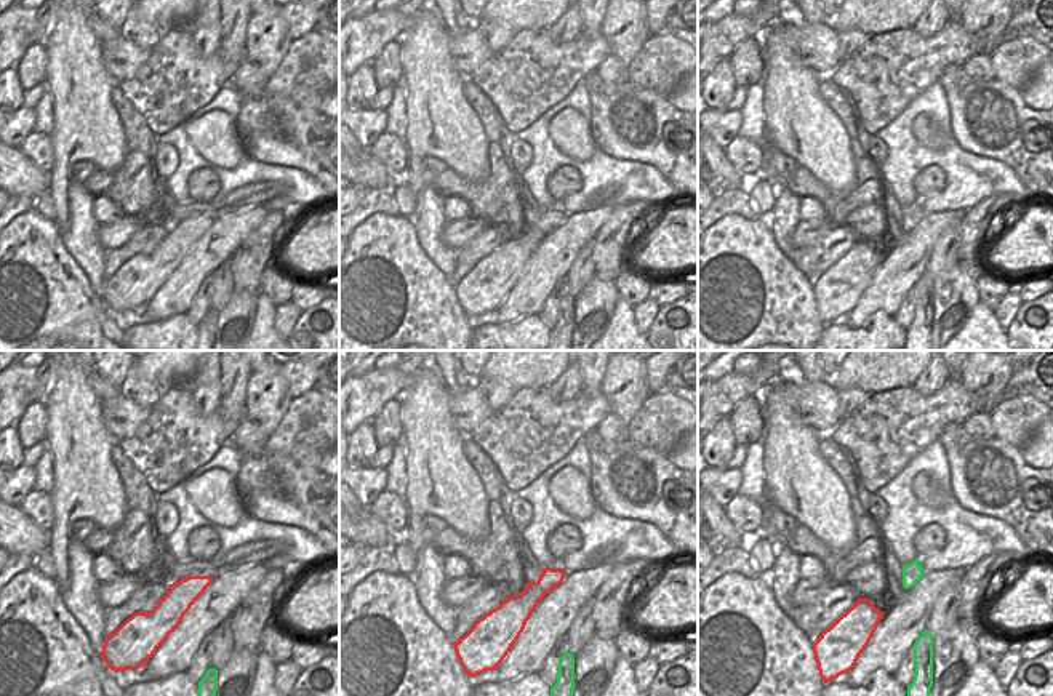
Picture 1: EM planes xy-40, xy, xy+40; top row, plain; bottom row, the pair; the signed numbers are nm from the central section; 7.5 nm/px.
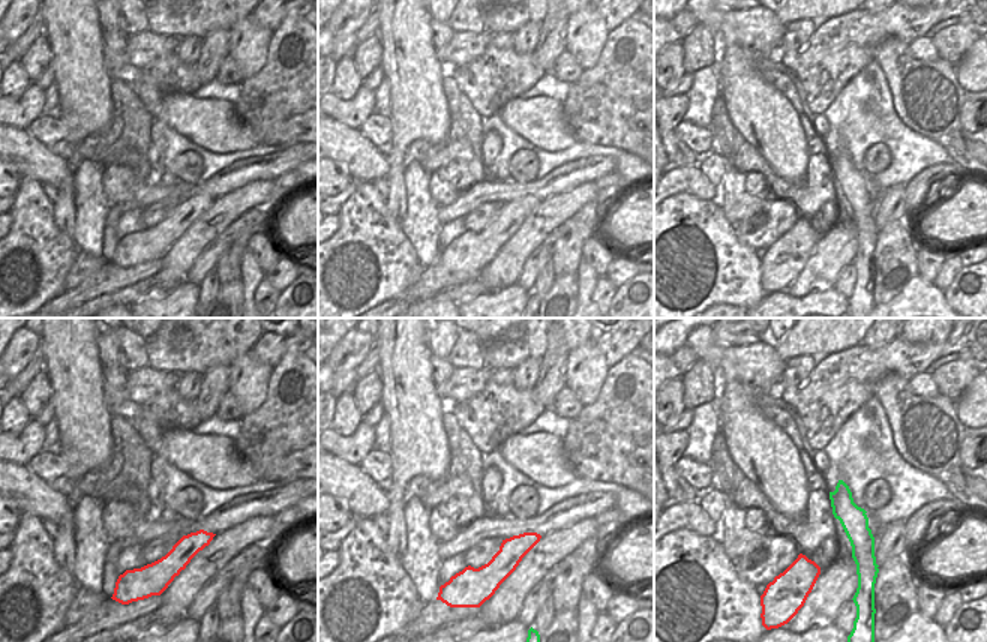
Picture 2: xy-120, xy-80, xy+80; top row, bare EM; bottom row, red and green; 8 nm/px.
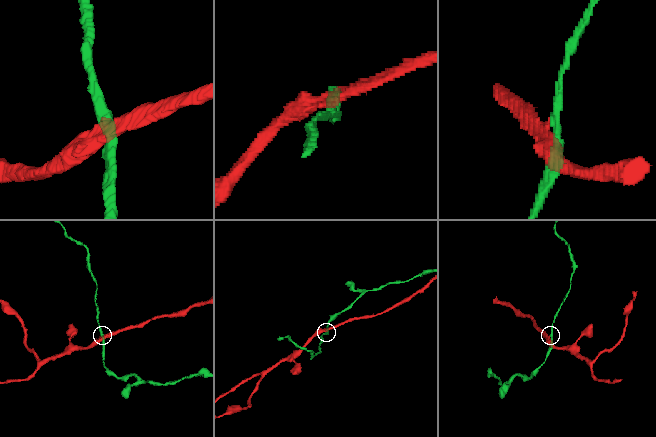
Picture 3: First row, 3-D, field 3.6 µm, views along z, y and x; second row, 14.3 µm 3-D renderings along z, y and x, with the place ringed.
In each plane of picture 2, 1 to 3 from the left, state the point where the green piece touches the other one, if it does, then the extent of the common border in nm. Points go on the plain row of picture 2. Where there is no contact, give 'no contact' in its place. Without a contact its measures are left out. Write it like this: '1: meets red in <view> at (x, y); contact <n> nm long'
1: no contact
2: no contact
3: no contact

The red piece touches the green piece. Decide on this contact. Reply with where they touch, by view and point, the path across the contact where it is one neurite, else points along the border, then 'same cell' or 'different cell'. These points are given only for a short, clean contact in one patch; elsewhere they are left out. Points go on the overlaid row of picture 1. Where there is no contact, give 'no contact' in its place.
no contact; different cell

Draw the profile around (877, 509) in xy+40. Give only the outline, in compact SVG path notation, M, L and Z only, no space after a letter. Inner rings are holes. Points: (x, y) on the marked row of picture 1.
M871 493L869 515L880 525L888 515L888 506L877 493Z

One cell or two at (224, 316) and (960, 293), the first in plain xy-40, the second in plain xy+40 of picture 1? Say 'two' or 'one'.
two

